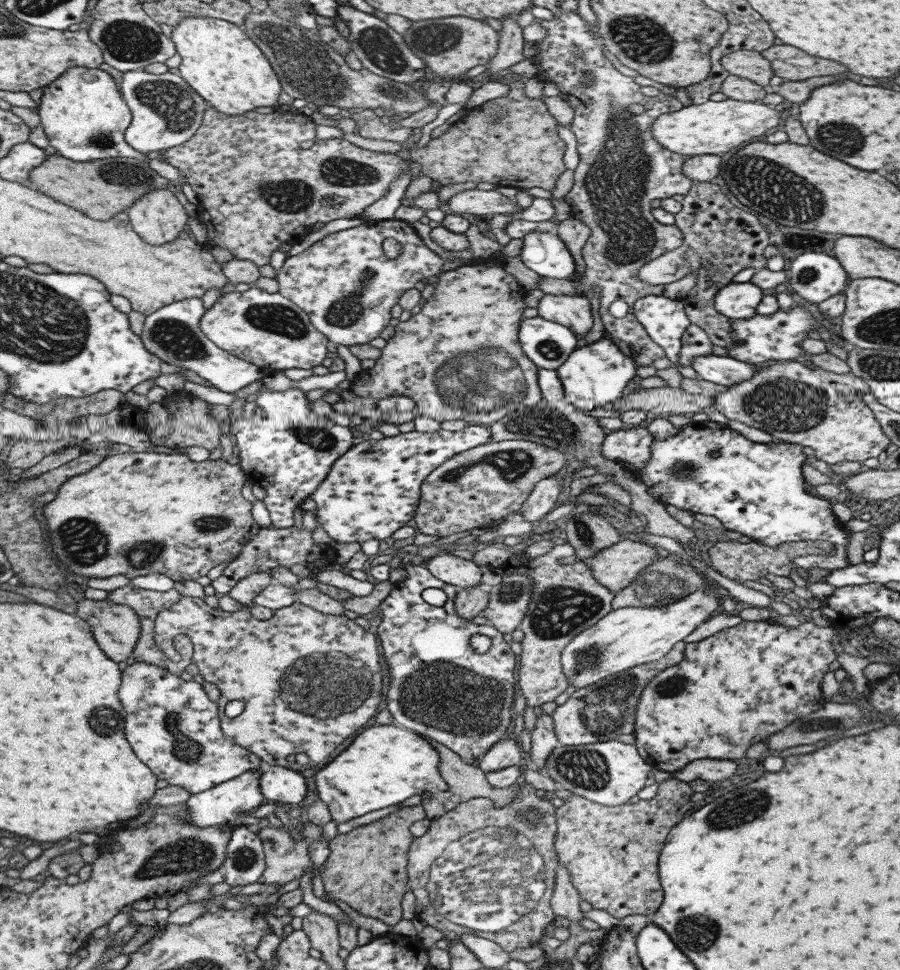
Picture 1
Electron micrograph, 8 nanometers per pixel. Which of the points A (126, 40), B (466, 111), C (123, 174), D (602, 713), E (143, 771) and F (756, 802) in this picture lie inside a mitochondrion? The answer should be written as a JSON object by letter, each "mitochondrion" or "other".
{"A":"mitochondrion","B":"other","C":"mitochondrion","D":"mitochondrion","E":"other","F":"mitochondrion"}

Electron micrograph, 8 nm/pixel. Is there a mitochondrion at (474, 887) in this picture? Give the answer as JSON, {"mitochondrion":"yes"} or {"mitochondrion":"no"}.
{"mitochondrion":"yes"}

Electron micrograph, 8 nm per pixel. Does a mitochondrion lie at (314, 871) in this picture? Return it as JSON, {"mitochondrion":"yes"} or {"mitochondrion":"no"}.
{"mitochondrion":"no"}

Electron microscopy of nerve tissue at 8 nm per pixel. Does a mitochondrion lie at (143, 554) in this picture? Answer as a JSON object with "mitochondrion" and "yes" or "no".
{"mitochondrion":"yes"}

